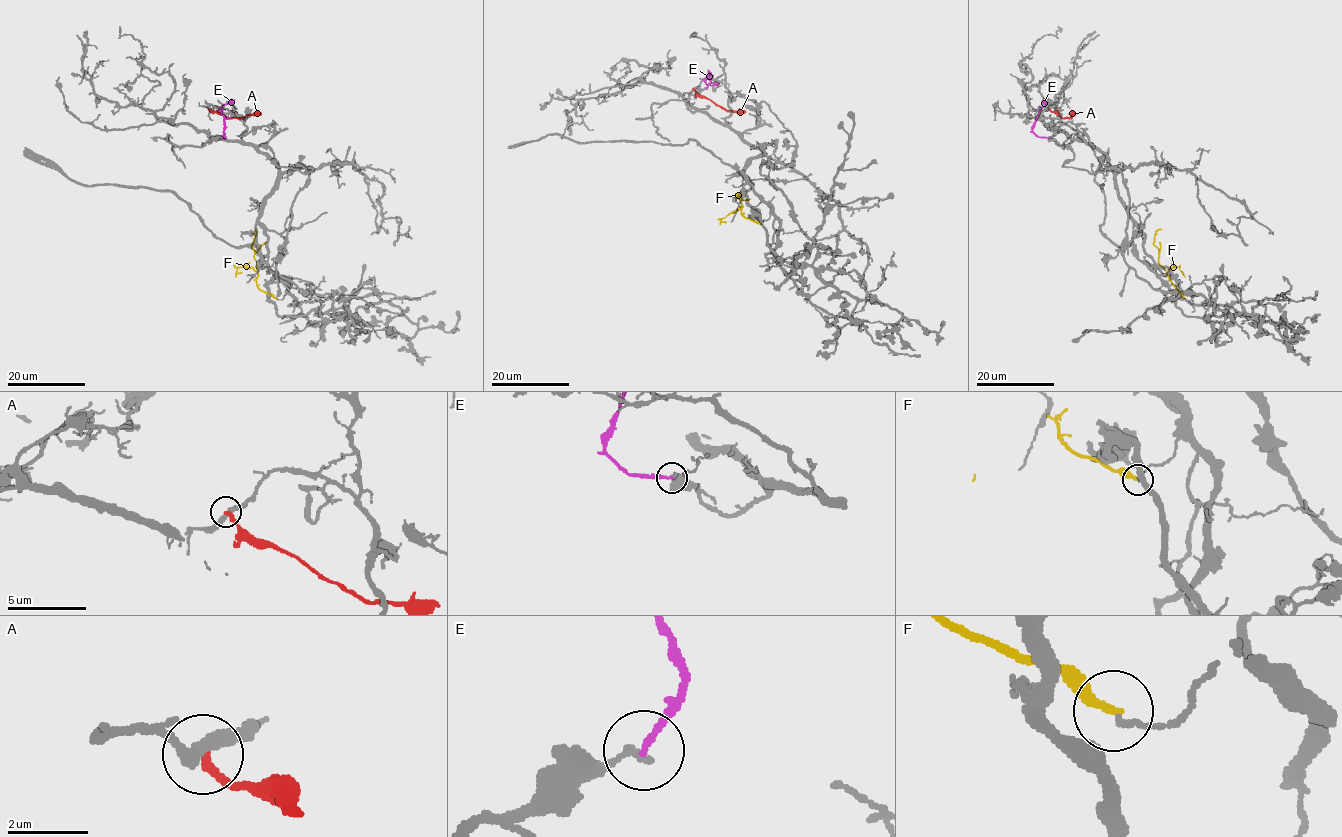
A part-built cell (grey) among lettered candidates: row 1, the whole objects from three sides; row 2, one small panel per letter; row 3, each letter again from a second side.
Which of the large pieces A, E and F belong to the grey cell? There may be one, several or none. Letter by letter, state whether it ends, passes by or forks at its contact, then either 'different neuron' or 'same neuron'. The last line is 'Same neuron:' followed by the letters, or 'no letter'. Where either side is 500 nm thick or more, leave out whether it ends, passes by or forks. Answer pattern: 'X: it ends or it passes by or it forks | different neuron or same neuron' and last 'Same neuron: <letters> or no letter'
A: it ends | different neuron
E: it ends | different neuron
F: it ends | different neuron
Same neuron: no letter

